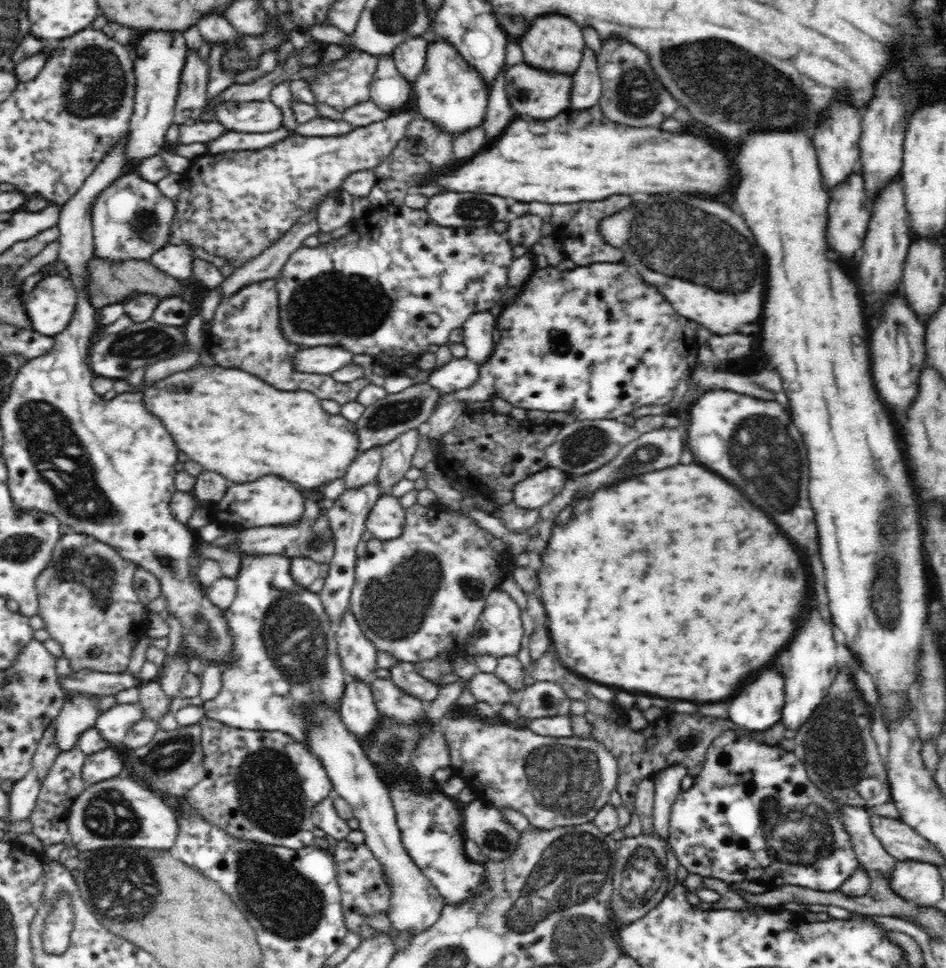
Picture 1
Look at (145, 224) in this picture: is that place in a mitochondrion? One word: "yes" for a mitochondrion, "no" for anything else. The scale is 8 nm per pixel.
yes

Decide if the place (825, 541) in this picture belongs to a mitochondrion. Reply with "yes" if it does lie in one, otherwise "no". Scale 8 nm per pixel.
no

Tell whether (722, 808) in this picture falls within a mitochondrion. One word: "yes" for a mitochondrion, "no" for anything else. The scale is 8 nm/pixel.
no

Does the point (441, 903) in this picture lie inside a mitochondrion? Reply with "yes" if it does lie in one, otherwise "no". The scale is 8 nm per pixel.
no

